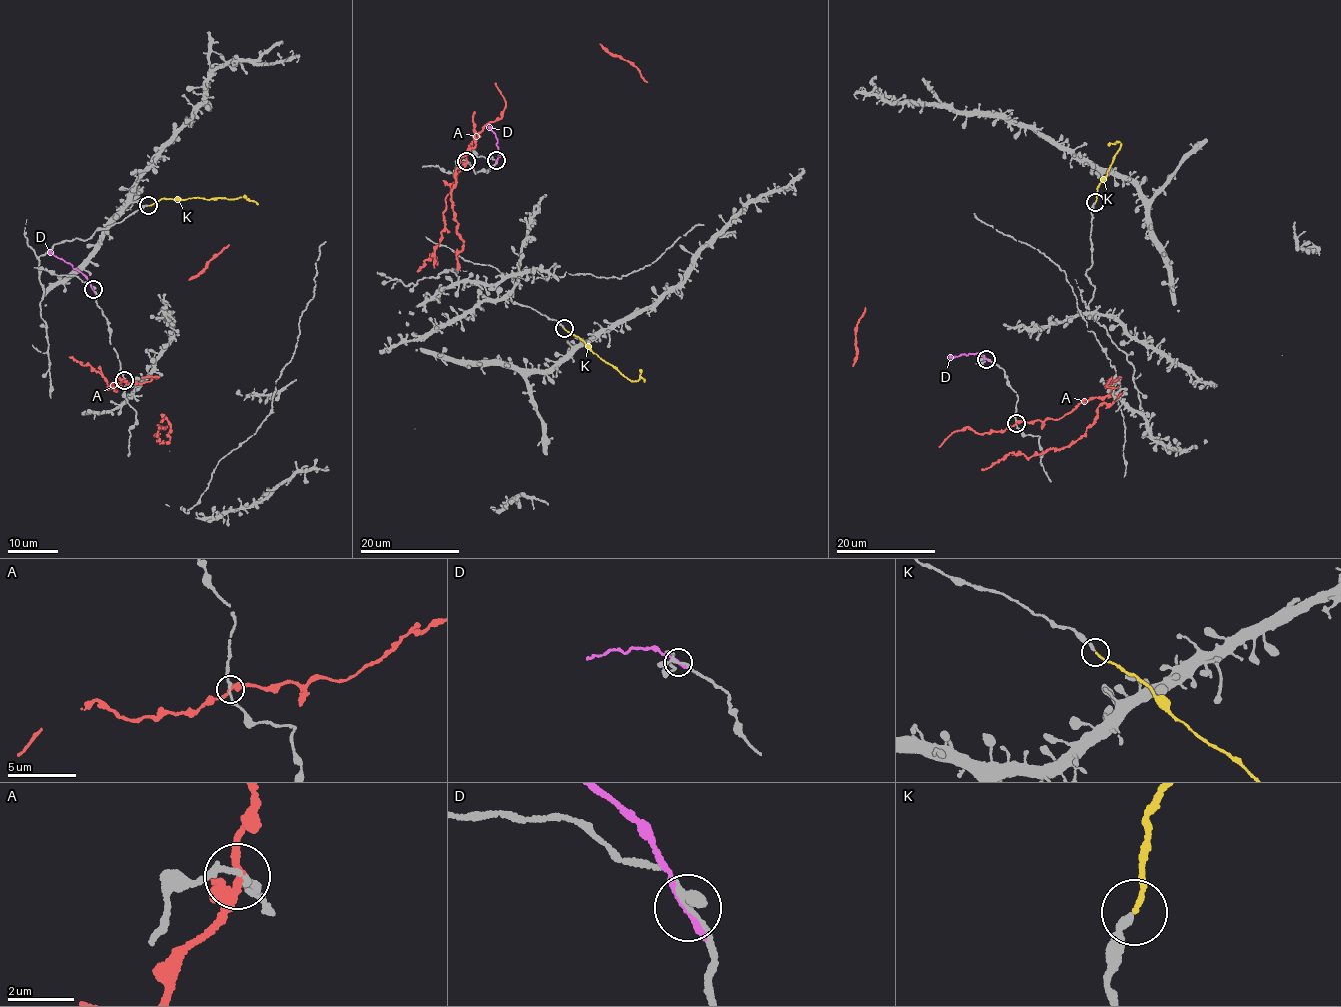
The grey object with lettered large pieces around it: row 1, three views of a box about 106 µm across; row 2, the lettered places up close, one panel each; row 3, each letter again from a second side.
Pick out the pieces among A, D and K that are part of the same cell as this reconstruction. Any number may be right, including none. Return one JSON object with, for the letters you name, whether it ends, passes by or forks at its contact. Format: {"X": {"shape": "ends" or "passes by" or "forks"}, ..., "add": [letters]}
{"K": {"shape": "ends"}, "add": ["K"]}

